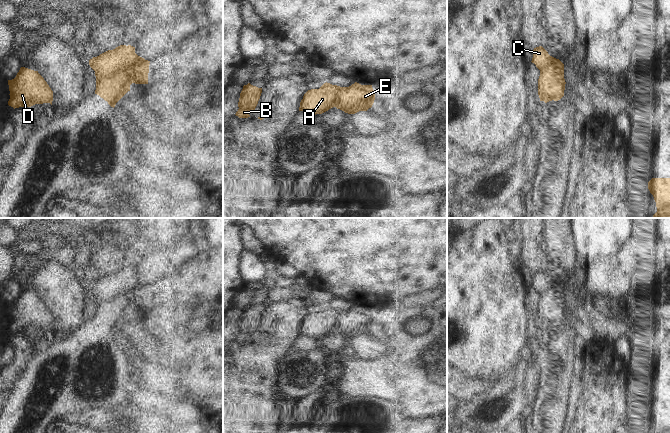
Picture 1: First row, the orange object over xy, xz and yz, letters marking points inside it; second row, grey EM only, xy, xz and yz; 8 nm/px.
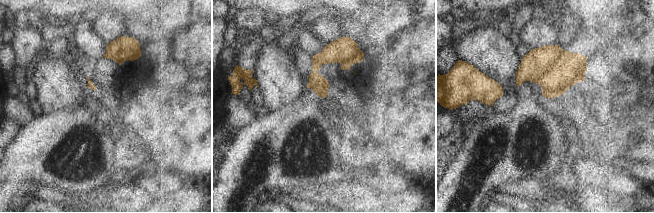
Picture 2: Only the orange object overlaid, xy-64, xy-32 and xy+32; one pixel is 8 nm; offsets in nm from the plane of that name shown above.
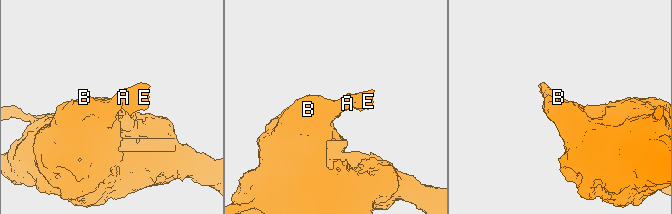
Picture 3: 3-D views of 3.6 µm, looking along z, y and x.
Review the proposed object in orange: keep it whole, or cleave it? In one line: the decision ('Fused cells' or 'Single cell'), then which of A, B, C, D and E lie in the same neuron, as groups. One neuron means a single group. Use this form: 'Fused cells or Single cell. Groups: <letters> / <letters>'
Fused cells. Groups: A B C D / E.

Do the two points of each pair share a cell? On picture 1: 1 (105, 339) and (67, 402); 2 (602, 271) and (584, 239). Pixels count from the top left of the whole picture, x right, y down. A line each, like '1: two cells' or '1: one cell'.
1: one cell
2: two cells

